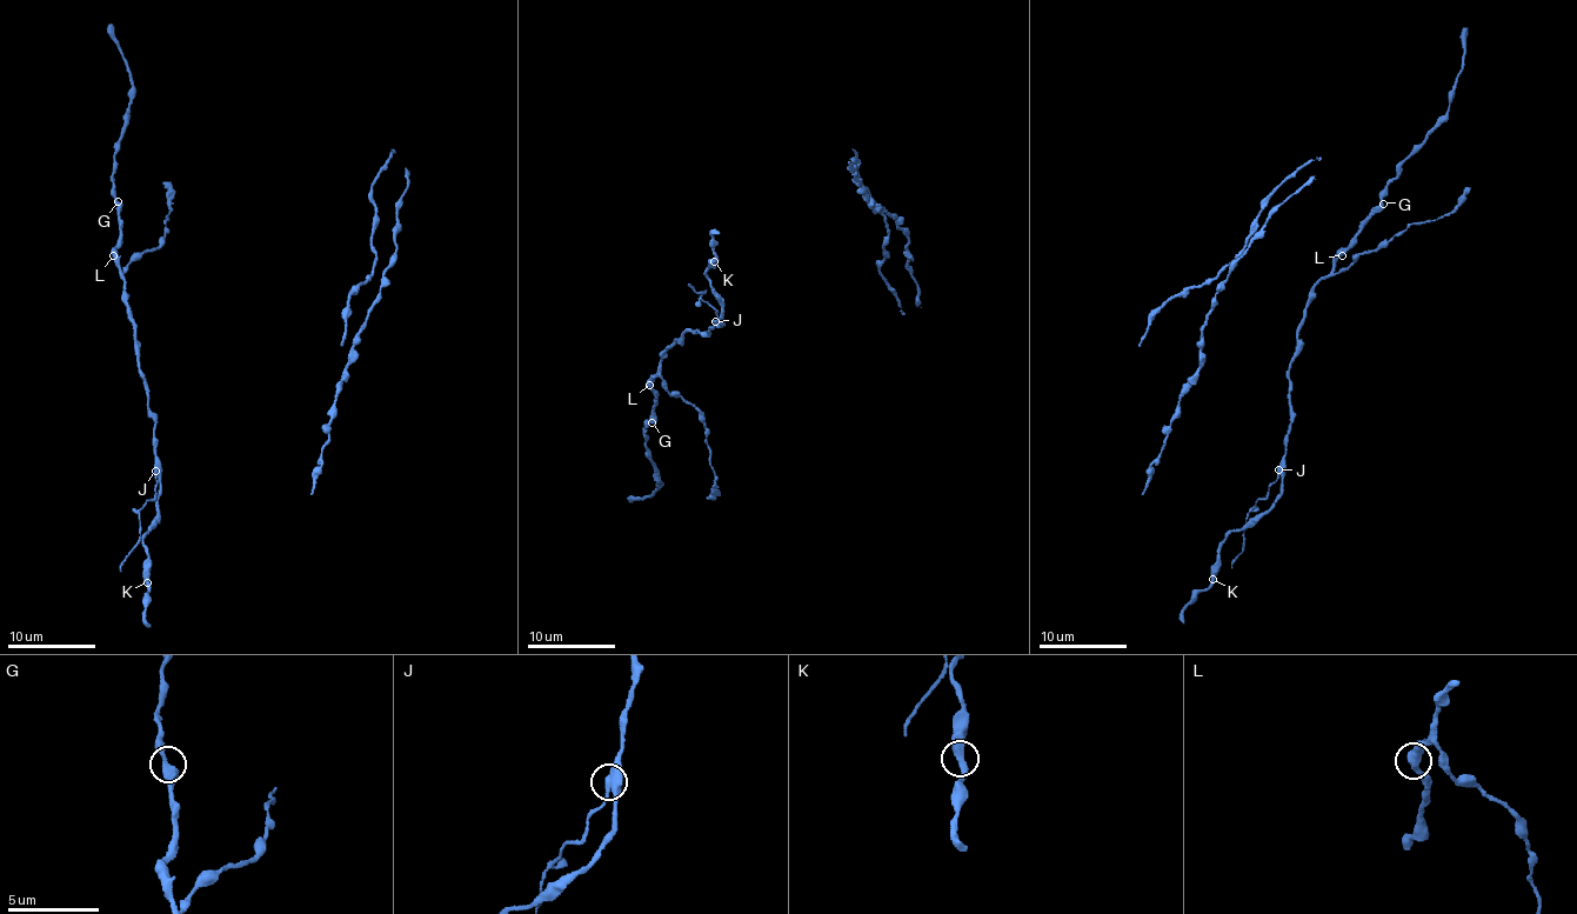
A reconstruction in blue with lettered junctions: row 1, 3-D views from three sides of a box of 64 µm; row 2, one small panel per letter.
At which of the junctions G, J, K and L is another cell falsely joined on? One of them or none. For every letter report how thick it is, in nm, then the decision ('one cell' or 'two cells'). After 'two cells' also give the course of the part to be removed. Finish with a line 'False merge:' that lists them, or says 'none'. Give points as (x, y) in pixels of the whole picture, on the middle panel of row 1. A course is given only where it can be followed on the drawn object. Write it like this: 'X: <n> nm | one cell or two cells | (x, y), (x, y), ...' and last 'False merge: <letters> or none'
G: 440 nm | one cell
J: 400 nm | two cells | (715, 322), (717, 312), (701, 297), (706, 291), (696, 292), (688, 284)
K: 400 nm | one cell
L: 400 nm | one cell
False merge: J

